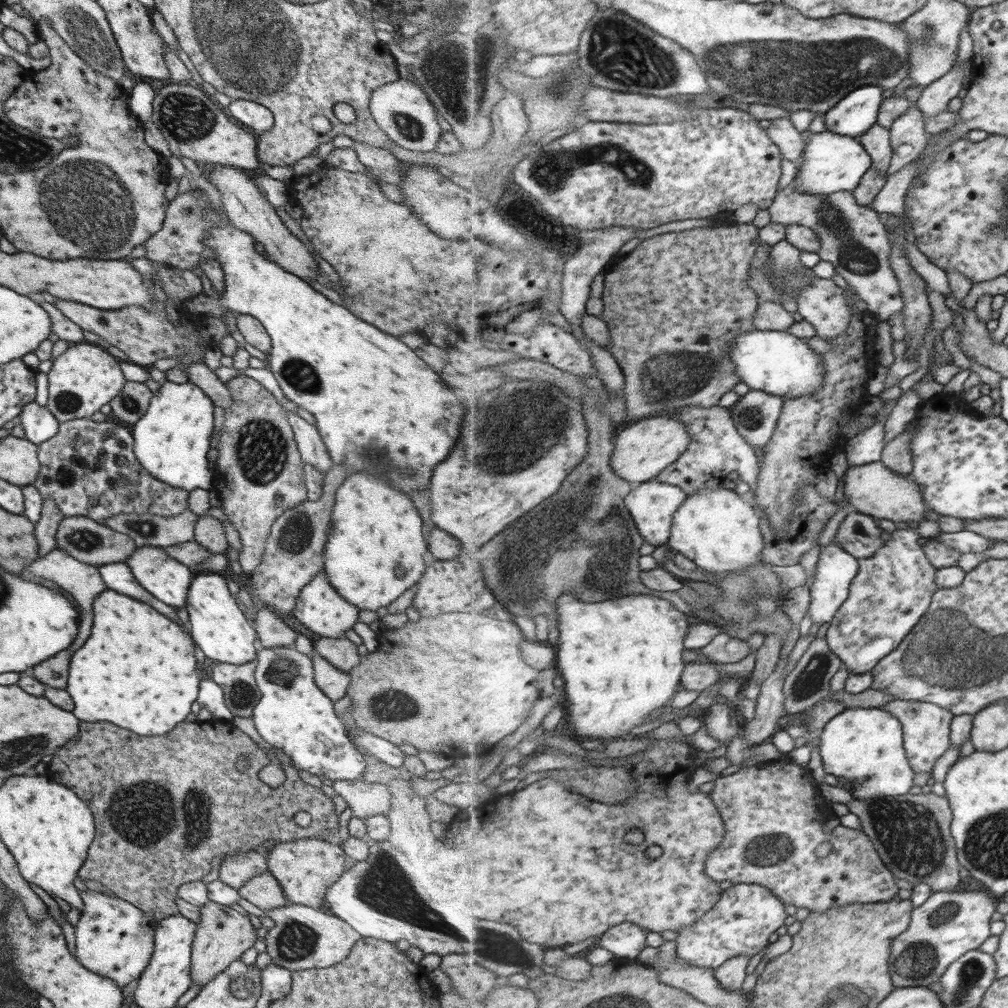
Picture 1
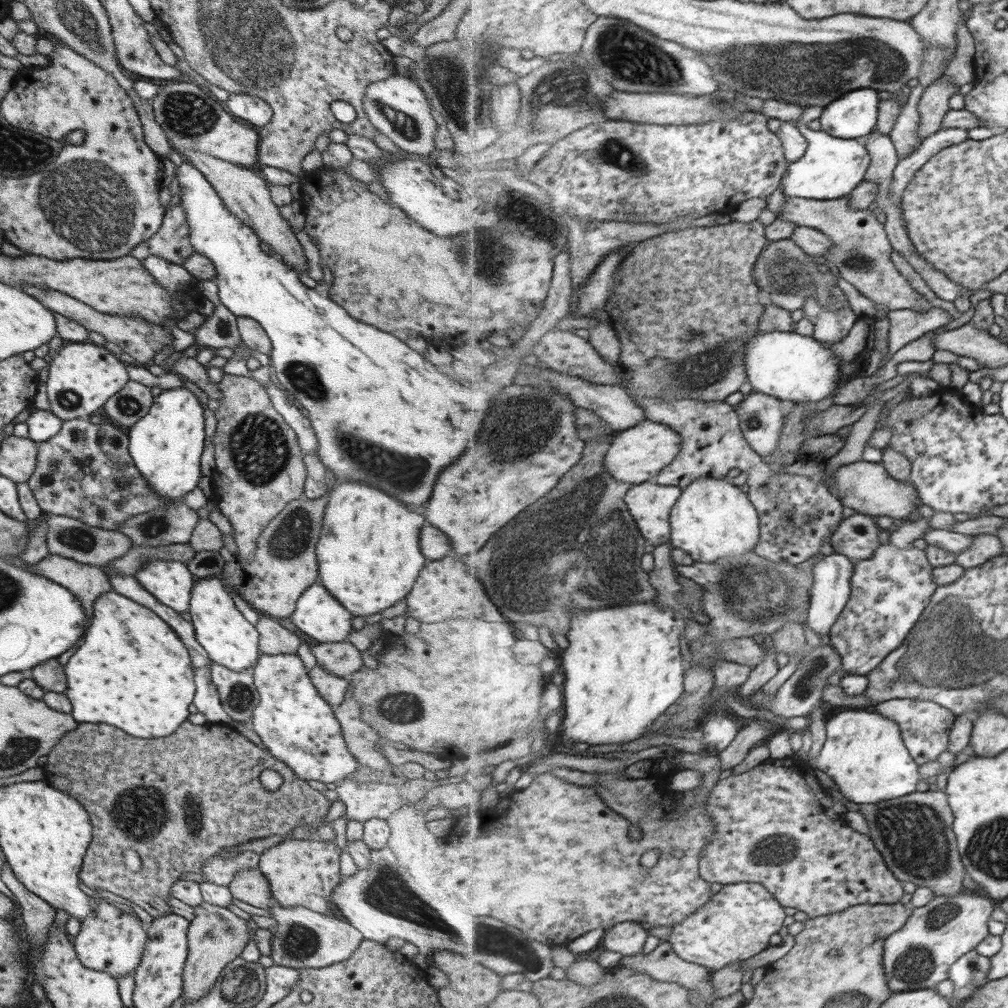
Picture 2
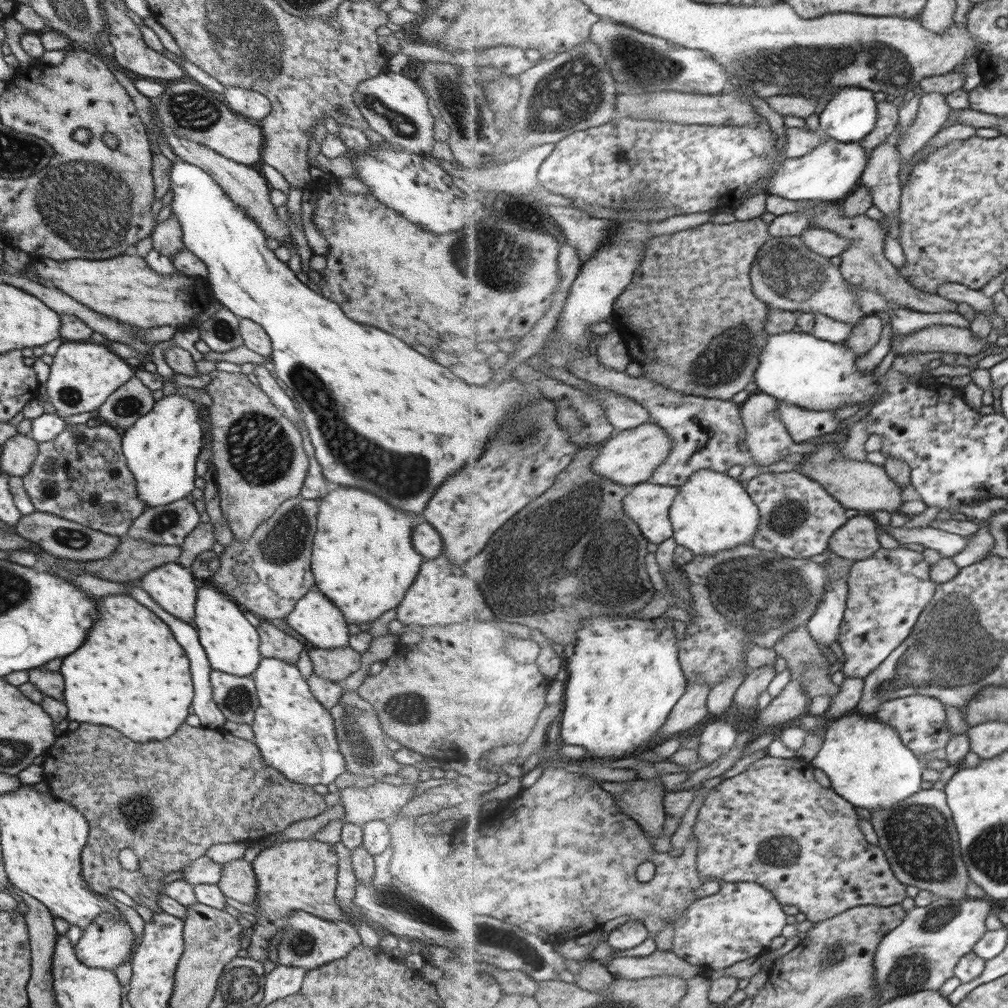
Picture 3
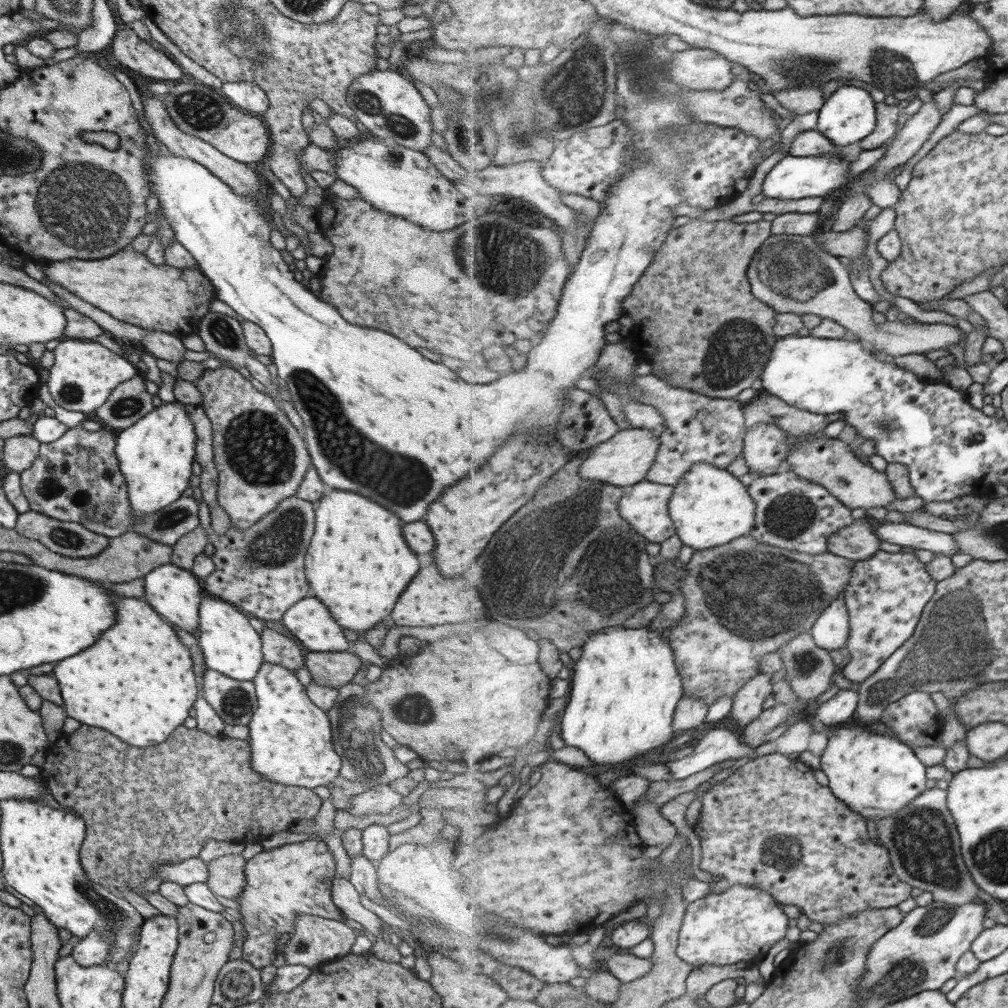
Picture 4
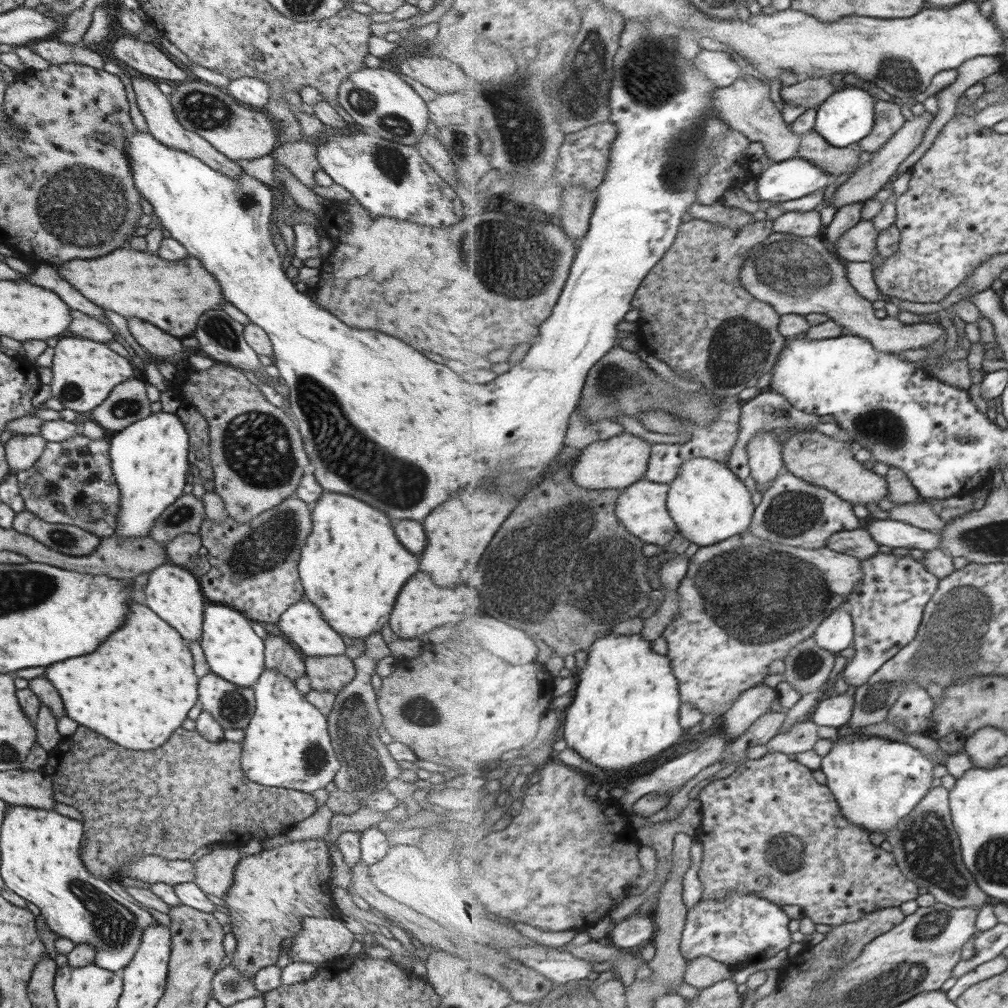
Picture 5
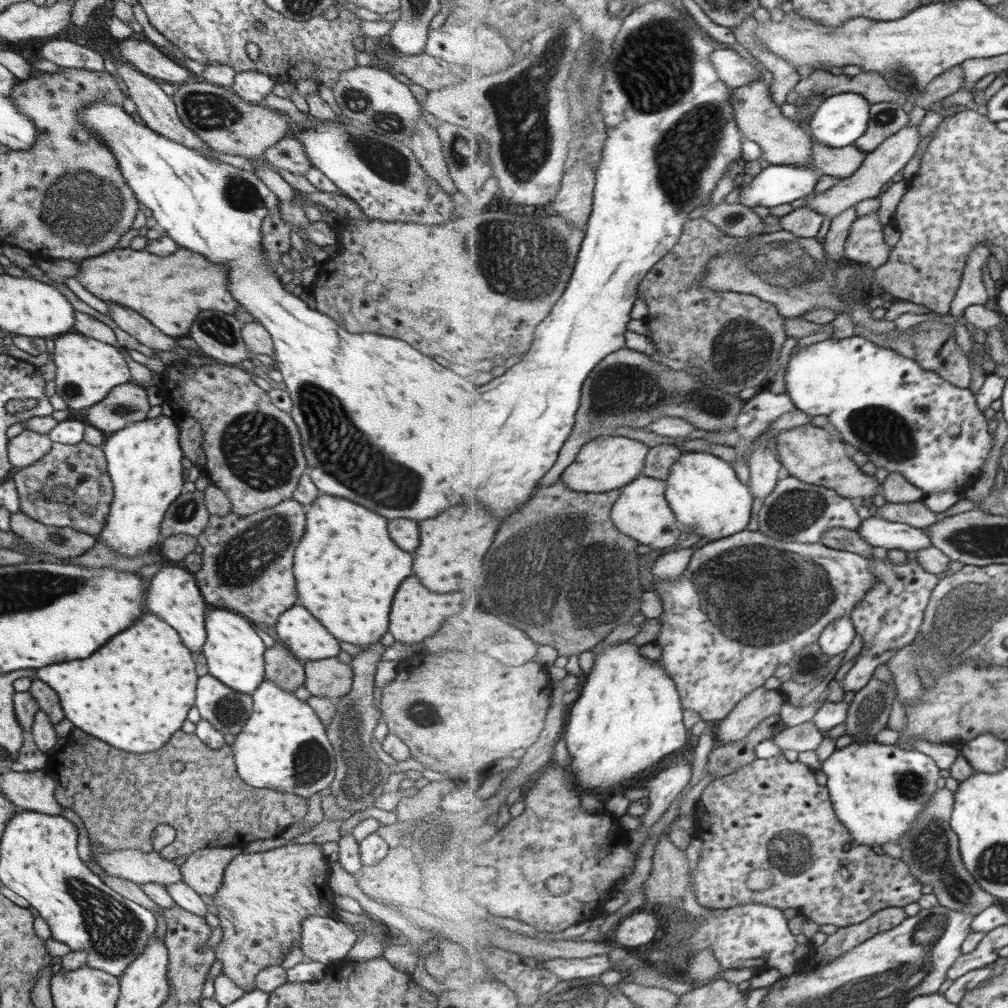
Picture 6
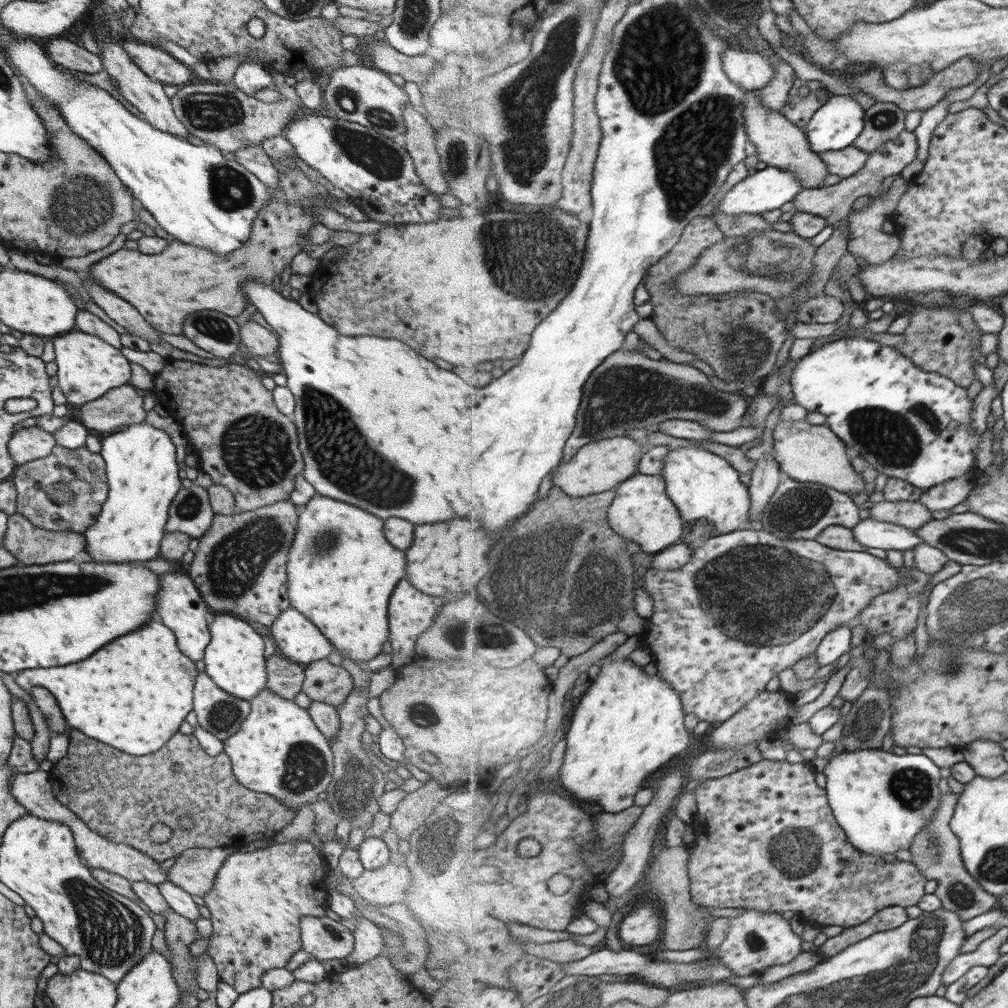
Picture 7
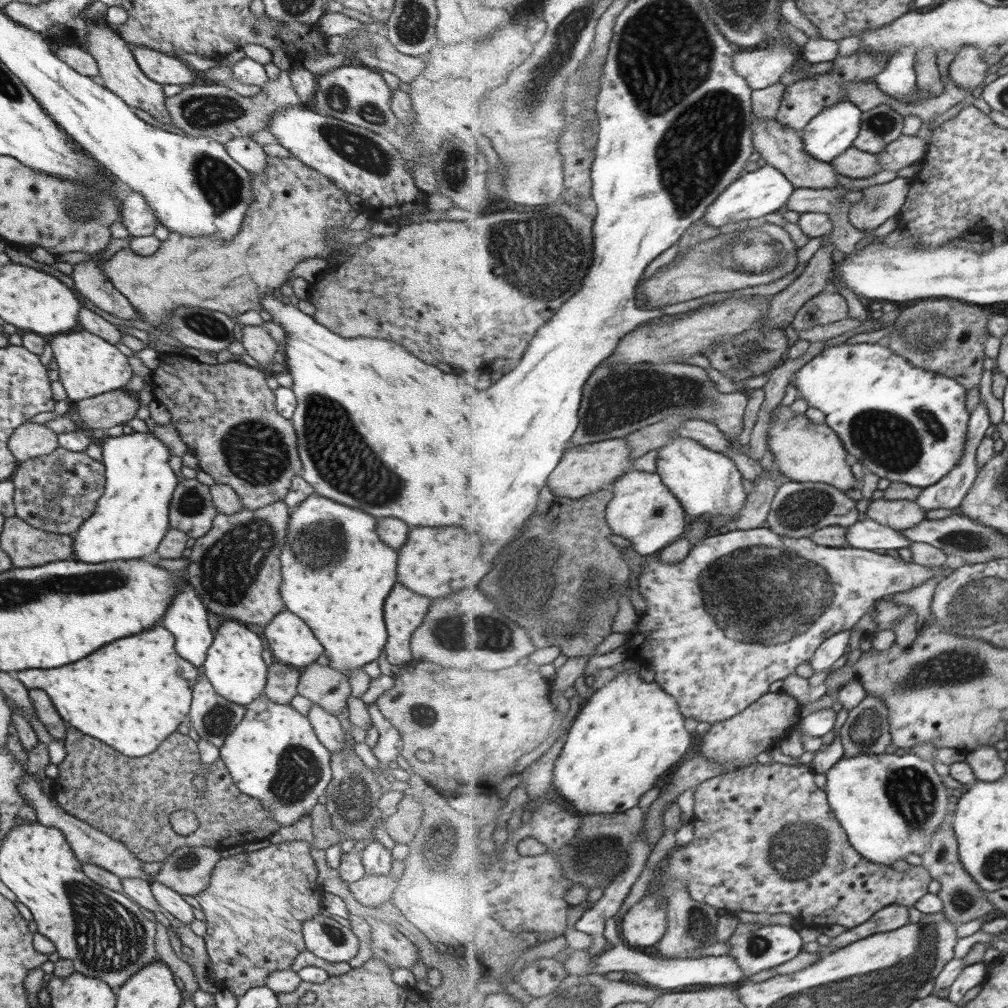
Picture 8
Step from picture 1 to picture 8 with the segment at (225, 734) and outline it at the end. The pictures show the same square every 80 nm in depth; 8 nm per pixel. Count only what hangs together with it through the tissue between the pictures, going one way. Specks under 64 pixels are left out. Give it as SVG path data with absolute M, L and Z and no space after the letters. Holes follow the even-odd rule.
M68 728L64 741L66 758L58 765L60 774L53 786L55 802L125 844L142 862L164 861L182 846L237 850L243 844L269 838L280 827L259 798L244 794L236 786L220 756L204 774L205 793L195 789L192 781L203 762L197 742L189 735L170 734L156 752L143 757L129 757L110 746L100 746L98 740L80 734L76 728ZM184 808L194 812L200 824L188 836L174 832L169 819L173 812Z

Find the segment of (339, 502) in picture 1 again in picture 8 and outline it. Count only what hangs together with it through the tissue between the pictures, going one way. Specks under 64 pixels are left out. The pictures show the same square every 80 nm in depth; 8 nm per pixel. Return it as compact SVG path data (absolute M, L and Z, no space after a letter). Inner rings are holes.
M311 494L304 499L304 502L292 509L286 542L279 556L282 573L279 593L285 608L302 618L313 630L312 634L318 638L318 642L324 649L324 655L330 661L330 668L344 676L350 676L352 670L358 670L368 663L377 661L388 639L382 608L386 596L397 583L398 552L384 542L380 542L376 524L378 524L376 518L368 516L360 509L354 510L332 499Z

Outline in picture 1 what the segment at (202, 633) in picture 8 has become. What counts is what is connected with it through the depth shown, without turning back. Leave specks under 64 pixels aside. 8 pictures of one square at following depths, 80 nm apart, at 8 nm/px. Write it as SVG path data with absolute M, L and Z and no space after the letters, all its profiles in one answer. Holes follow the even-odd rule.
M141 546L125 560L134 578L158 600L173 607L185 607L190 583L194 577L191 567L172 558L162 547Z

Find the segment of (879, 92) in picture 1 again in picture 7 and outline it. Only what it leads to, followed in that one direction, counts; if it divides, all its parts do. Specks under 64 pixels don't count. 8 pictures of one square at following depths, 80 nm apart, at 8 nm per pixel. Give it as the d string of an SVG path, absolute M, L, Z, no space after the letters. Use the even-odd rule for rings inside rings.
M836 95L831 98L811 120L811 124L805 127L812 148L816 154L822 156L824 152L847 149L855 144L867 128L867 108L850 95Z

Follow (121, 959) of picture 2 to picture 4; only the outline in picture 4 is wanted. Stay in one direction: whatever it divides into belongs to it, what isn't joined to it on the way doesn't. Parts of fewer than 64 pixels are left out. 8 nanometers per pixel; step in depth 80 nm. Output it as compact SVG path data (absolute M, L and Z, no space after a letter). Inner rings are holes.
M92 931L88 936L76 942L71 955L80 966L107 965L107 958L112 949L112 937L103 937L100 933Z

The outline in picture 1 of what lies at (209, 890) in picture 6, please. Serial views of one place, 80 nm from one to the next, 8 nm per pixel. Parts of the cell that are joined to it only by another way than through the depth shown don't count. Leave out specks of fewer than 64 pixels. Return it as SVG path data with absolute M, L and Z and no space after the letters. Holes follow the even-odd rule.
M269 872L248 880L243 888L239 888L239 895L260 910L273 910L289 904L282 885Z

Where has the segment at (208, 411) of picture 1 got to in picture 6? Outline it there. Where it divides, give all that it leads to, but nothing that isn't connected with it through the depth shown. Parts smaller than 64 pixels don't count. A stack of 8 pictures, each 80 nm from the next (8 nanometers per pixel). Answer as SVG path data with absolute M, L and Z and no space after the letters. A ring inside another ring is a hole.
M166 415L130 423L104 440L107 469L114 485L114 498L104 528L94 536L127 557L141 557L160 547L160 525L168 507L184 492L179 429Z

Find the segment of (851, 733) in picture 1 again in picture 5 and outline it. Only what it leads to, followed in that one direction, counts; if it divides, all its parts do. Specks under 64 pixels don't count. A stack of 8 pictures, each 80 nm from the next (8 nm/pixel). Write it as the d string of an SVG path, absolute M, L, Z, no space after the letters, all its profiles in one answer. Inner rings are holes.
M846 735L833 741L832 750L822 760L822 770L829 780L828 786L834 791L843 806L844 814L857 825L870 831L879 830L885 836L888 831L898 830L904 818L911 816L934 789L936 762L930 761L922 750L911 744L891 741L884 737L852 738Z

